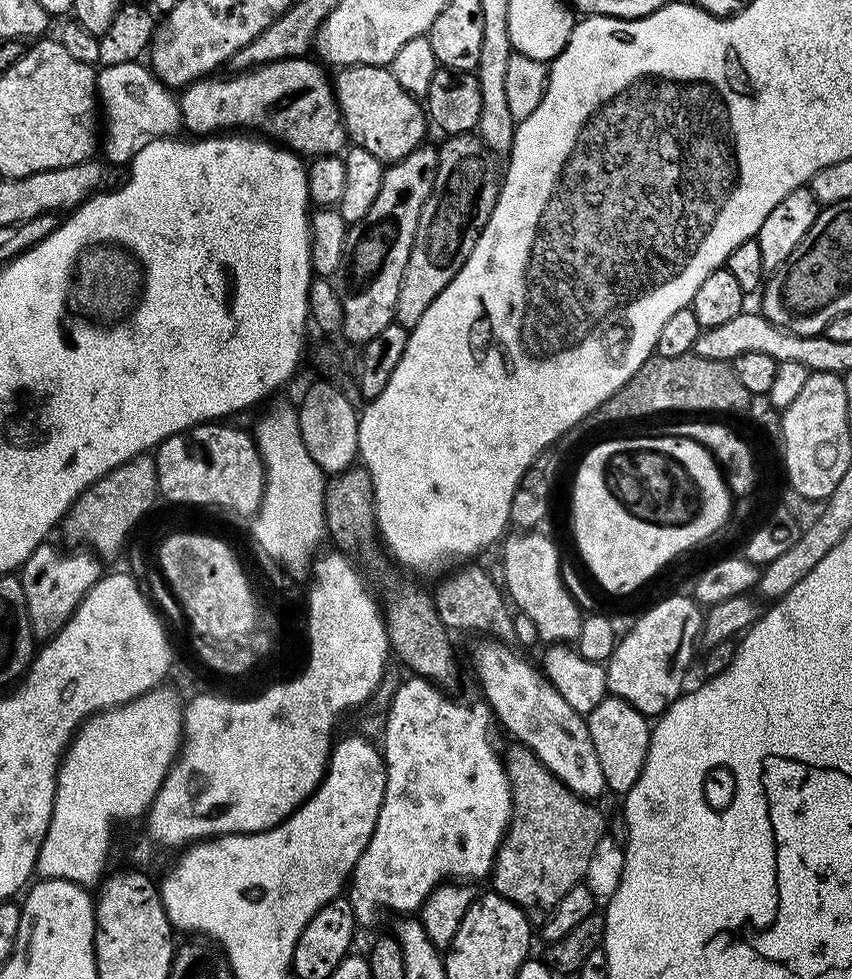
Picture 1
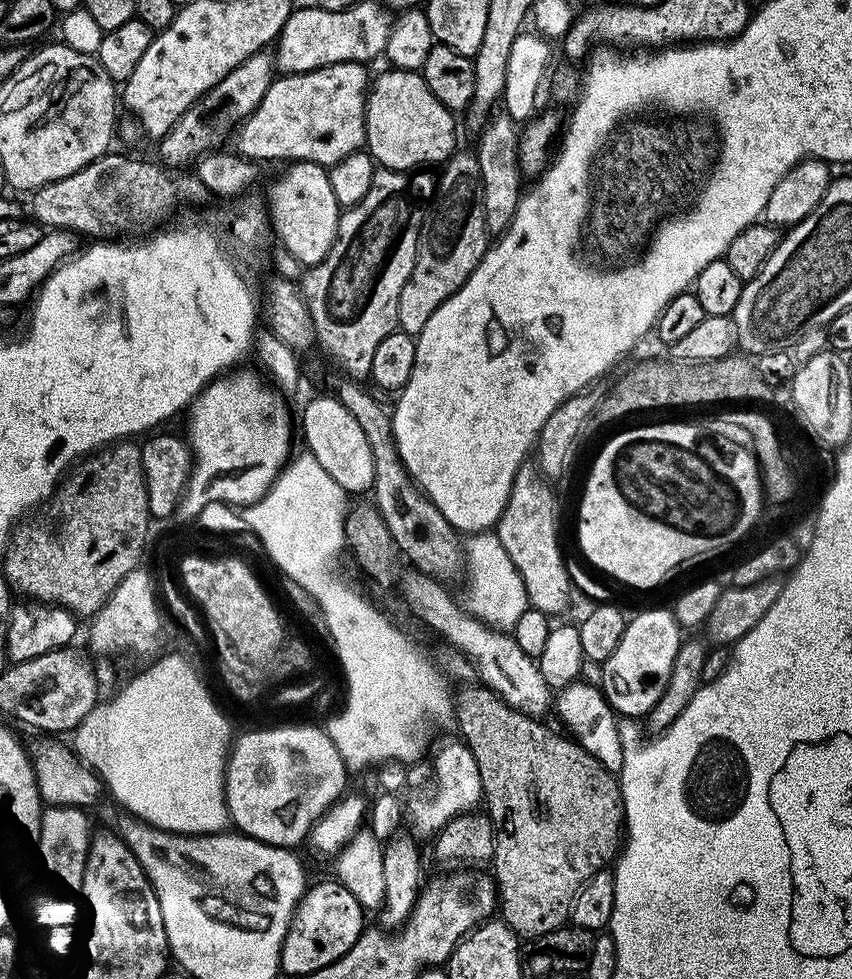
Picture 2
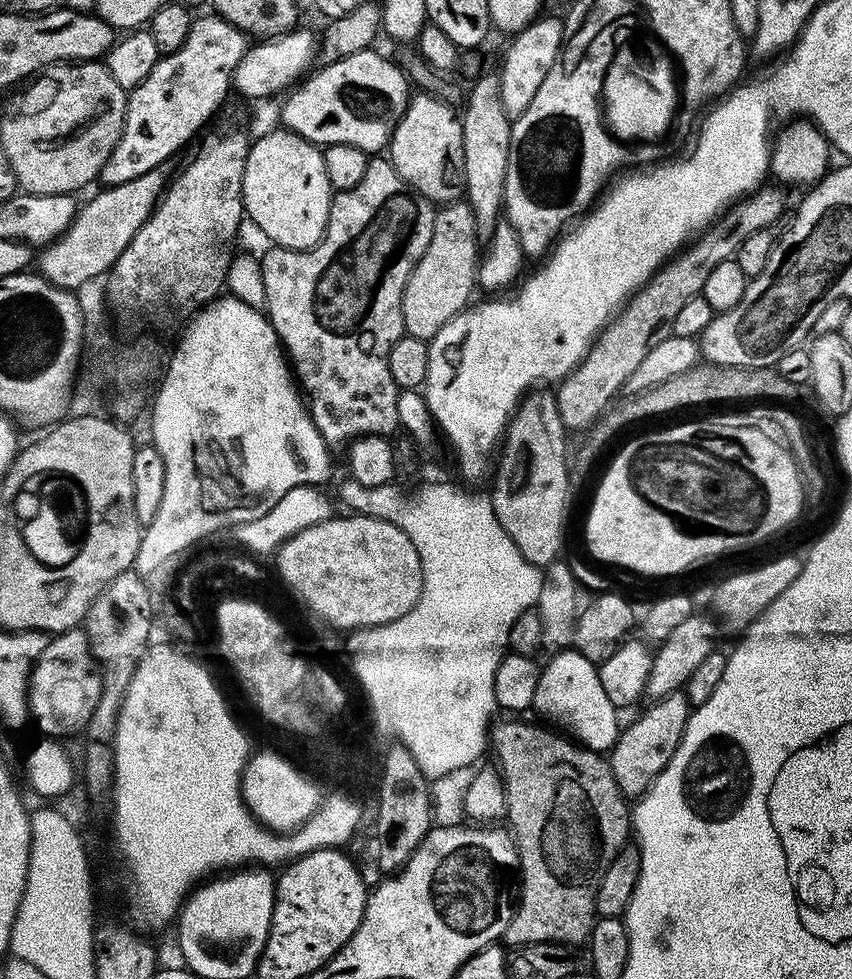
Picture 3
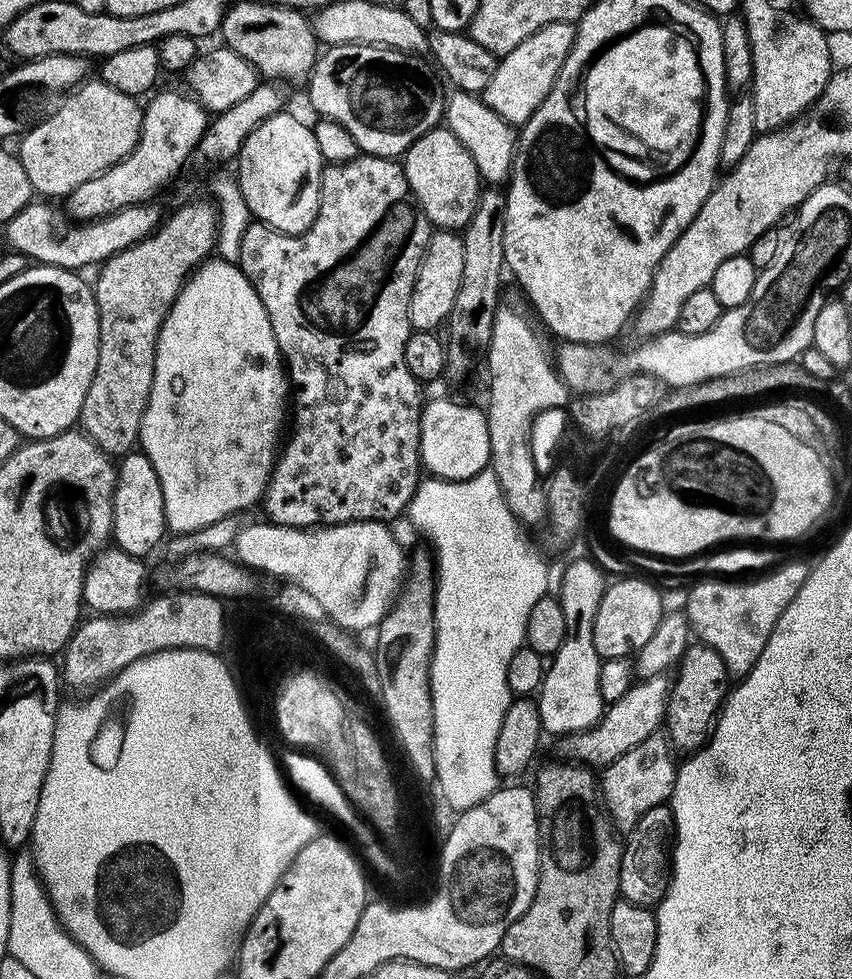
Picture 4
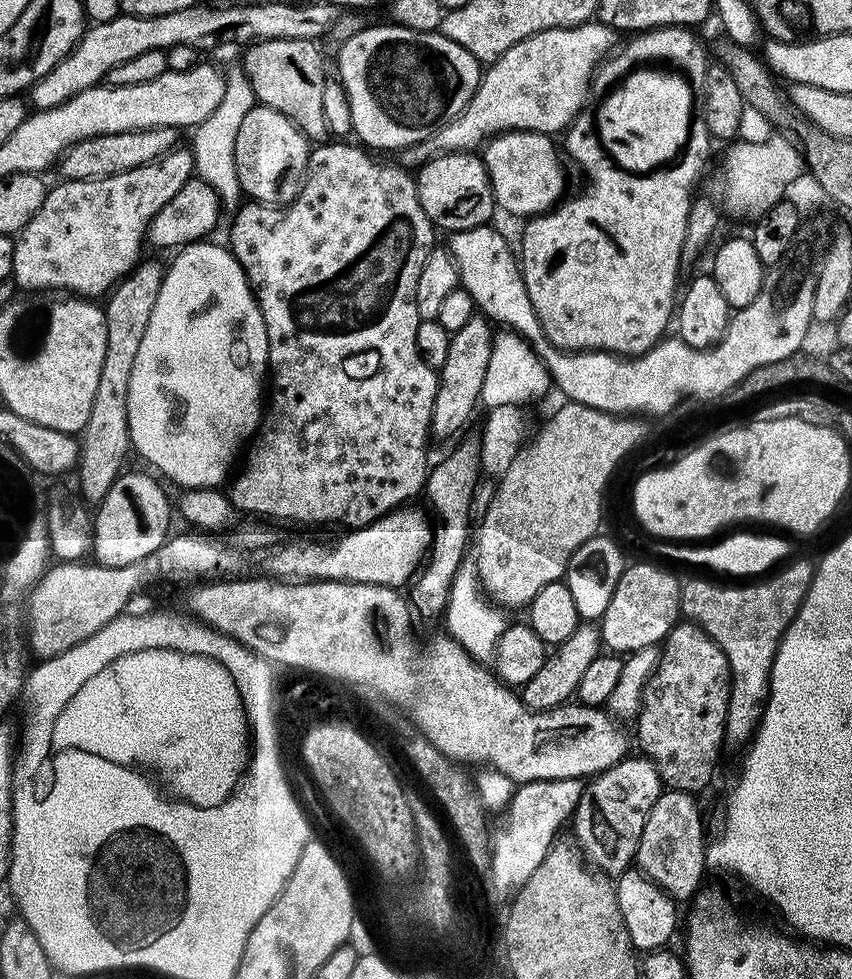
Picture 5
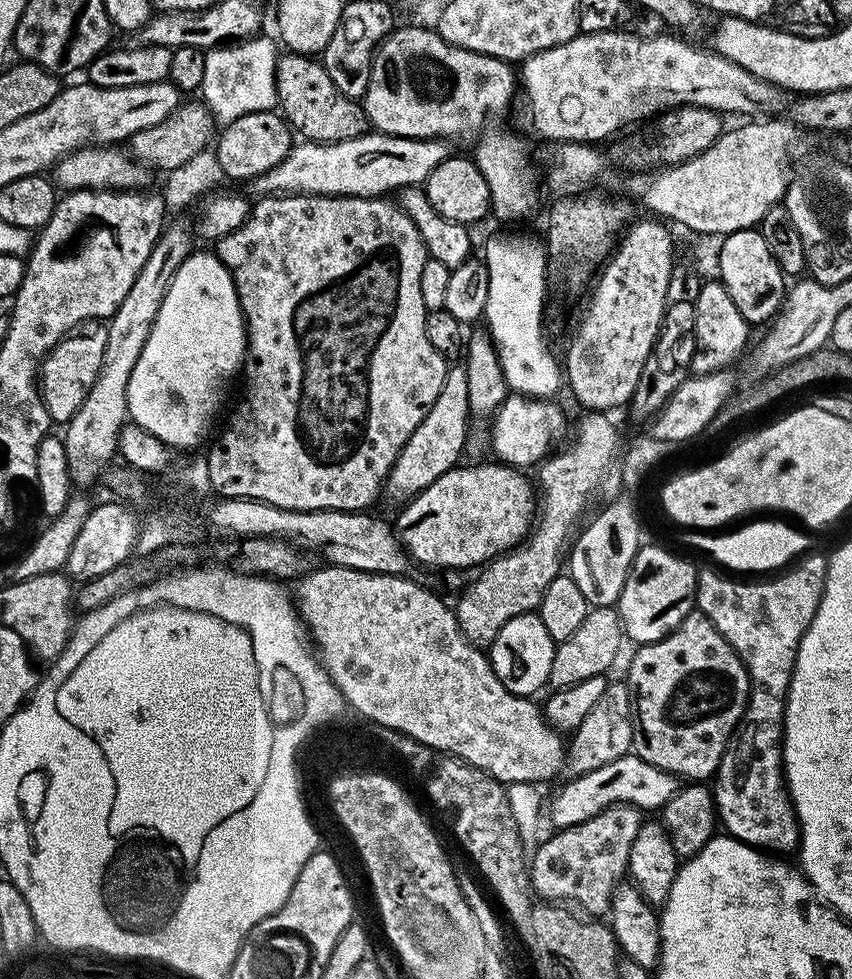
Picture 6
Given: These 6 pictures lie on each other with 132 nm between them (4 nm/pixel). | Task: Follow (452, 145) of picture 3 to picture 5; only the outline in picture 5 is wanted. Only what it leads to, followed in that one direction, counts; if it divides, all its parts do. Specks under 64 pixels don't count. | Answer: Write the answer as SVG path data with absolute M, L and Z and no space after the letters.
M475 151L444 152L420 165L415 177L418 202L422 202L426 218L430 218L437 229L445 228L445 233L461 232L488 224L492 212L497 211L488 171L483 159Z

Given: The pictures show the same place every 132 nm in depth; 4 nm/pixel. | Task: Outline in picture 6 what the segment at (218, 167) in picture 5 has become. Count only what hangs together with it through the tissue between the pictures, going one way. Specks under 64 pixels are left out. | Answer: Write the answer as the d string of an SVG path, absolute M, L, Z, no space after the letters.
M264 35L211 48L205 53L205 77L200 88L200 96L217 123L229 124L246 114L269 112L277 107L277 43L273 37L270 39Z

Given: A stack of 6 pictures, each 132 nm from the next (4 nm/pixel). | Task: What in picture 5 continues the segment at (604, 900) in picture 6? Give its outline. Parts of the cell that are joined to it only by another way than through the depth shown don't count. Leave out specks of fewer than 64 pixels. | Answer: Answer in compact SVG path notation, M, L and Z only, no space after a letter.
M629 754L605 772L597 772L584 784L584 792L574 813L574 839L584 853L587 863L605 876L620 877L637 859L642 838L642 826L650 806L658 802L662 783L656 765L643 754Z

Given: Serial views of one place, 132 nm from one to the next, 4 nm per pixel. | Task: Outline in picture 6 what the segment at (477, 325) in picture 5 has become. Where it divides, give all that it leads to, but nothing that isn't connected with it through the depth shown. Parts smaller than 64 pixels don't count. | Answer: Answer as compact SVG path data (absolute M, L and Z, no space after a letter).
M464 366L449 367L446 382L442 382L442 391L434 401L434 406L426 414L426 418L410 434L406 446L398 454L392 472L384 481L383 495L392 500L407 502L413 500L430 482L442 478L442 474L461 463L460 456L465 455L468 433L470 429L470 399L467 386L467 370Z

